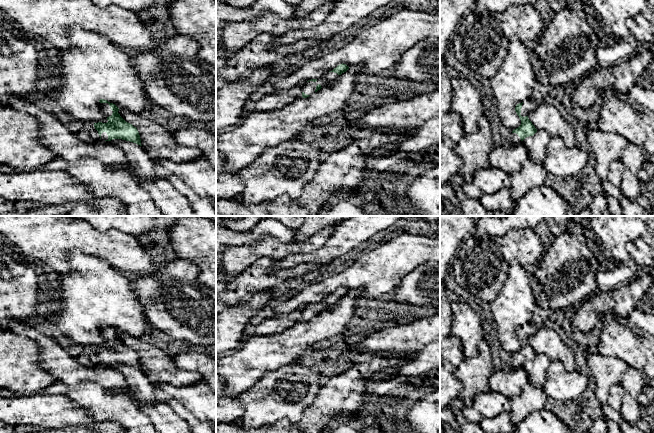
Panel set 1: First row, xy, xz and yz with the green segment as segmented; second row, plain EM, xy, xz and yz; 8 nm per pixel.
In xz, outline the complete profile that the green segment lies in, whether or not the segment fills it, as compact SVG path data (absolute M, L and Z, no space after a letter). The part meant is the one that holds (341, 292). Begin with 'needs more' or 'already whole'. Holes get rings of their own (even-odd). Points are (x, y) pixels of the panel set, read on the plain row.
needs more; M340 288L332 295L329 295L319 303L311 303L302 309L302 321L307 322L323 311L328 311L333 308L339 299L346 296L349 291L346 288Z

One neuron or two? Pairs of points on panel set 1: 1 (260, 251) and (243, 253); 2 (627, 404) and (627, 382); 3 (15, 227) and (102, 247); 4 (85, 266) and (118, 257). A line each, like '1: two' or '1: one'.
1: one
2: one
3: one
4: two

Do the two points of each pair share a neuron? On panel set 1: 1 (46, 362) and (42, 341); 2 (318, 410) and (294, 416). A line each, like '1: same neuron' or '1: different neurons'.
1: same neuron
2: different neurons

